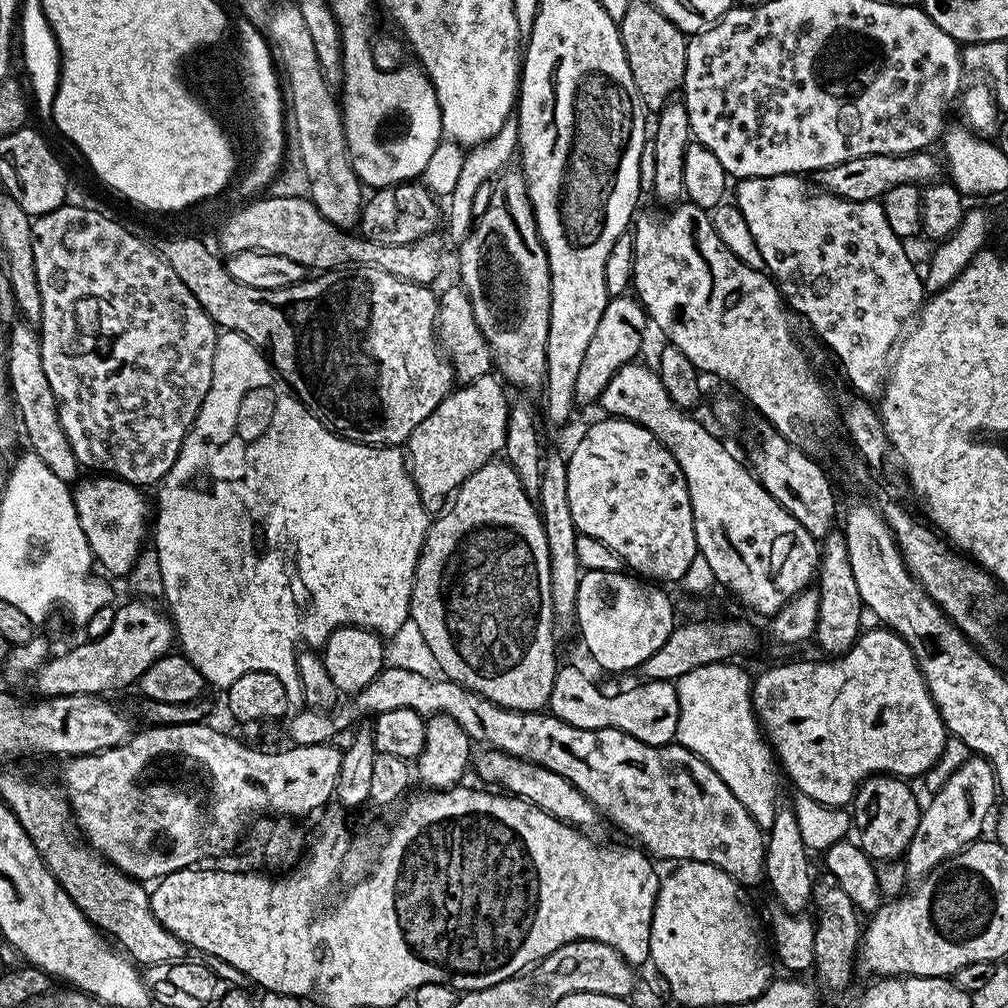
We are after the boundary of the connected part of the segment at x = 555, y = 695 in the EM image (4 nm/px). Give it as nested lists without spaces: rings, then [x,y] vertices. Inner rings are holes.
[[[561,663],[554,674],[554,687],[550,692],[547,711],[562,722],[582,730],[613,728],[650,746],[673,743],[678,730],[678,694],[675,683],[670,680],[644,680],[639,683],[625,692],[607,696],[582,669]]]

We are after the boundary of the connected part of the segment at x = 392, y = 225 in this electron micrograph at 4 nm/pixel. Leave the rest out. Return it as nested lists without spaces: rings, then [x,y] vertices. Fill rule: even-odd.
[[[405,182],[403,184],[395,185],[391,188],[378,188],[375,189],[363,201],[362,213],[362,232],[369,240],[375,240],[378,244],[414,244],[417,240],[422,240],[433,235],[432,232],[436,227],[441,227],[442,224],[442,208],[438,203],[437,197],[432,194],[420,182]]]

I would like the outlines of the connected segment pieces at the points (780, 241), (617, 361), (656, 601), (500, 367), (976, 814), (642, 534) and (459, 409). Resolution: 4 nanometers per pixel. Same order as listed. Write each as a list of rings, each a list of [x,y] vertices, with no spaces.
[[[796,174],[751,176],[735,185],[734,203],[740,208],[761,251],[764,267],[776,281],[789,309],[796,314],[801,312],[812,323],[825,346],[840,359],[845,374],[856,383],[857,393],[867,398],[879,397],[886,383],[890,357],[905,331],[904,323],[919,313],[926,299],[925,281],[920,272],[916,273],[904,249],[905,241],[890,230],[880,200],[850,202],[827,194],[812,196],[804,180],[807,179]]]
[[[632,294],[613,296],[608,301],[606,310],[602,310],[602,319],[594,330],[594,338],[586,346],[586,355],[582,358],[582,367],[578,370],[578,382],[574,384],[576,404],[595,405],[602,390],[622,370],[622,366],[633,363],[644,348],[644,331],[650,328],[648,313],[644,311],[639,299]]]
[[[584,572],[578,586],[578,602],[576,603],[576,623],[578,632],[584,639],[590,655],[596,659],[600,668],[608,672],[628,672],[639,669],[640,665],[670,638],[672,629],[678,623],[676,612],[672,609],[672,600],[663,592],[663,587],[652,582],[645,582],[632,574],[624,572]]]
[[[505,170],[501,172],[499,176],[495,177],[494,183],[491,185],[491,188],[493,187],[492,197],[489,198],[488,205],[484,208],[484,213],[482,213],[481,216],[479,213],[478,219],[472,225],[472,231],[469,232],[468,237],[459,245],[459,283],[468,292],[468,297],[472,303],[472,309],[474,310],[474,318],[478,322],[478,326],[482,330],[486,342],[492,348],[495,371],[499,373],[509,385],[512,383],[517,384],[520,388],[537,388],[537,390],[540,390],[543,389],[544,379],[548,376],[548,335],[550,334],[550,298],[552,297],[552,291],[550,290],[550,262],[548,261],[544,244],[540,240],[540,235],[536,229],[536,219],[532,213],[532,203],[530,202],[530,194],[528,193],[524,173],[520,170],[515,170],[516,172],[512,171],[513,170]]]
[[[972,754],[964,765],[958,766],[951,774],[949,780],[937,792],[931,793],[929,804],[923,805],[918,830],[914,830],[914,838],[910,842],[907,852],[902,857],[902,863],[907,869],[907,875],[912,878],[925,876],[930,870],[934,870],[946,858],[958,854],[968,844],[981,839],[985,835],[984,823],[989,823],[993,815],[992,803],[998,800],[998,785],[996,782],[996,770],[990,761],[984,757]]]
[[[603,419],[590,425],[584,437],[573,446],[572,453],[566,456],[566,494],[570,498],[570,514],[574,514],[576,531],[582,536],[598,538],[602,546],[610,546],[637,577],[652,582],[683,581],[686,566],[690,566],[698,554],[686,478],[672,453],[660,445],[650,430],[629,420]]]
[[[492,374],[469,380],[453,390],[430,418],[414,426],[414,434],[406,441],[406,456],[422,506],[430,514],[441,511],[440,496],[451,497],[470,474],[493,463],[503,453],[510,407],[510,396],[504,393],[503,387]]]

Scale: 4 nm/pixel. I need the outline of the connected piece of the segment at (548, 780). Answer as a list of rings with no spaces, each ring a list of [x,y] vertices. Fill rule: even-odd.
[[[484,750],[484,753],[479,756],[480,753],[474,760],[474,772],[476,768],[477,774],[488,783],[485,785],[495,786],[514,796],[522,796],[534,806],[546,810],[546,814],[567,824],[573,824],[581,830],[592,830],[596,820],[598,821],[596,807],[569,780],[562,778],[562,774],[554,774],[554,770],[546,770],[546,766],[538,766],[528,760],[520,760],[505,752]],[[492,784],[497,784],[497,786]]]

